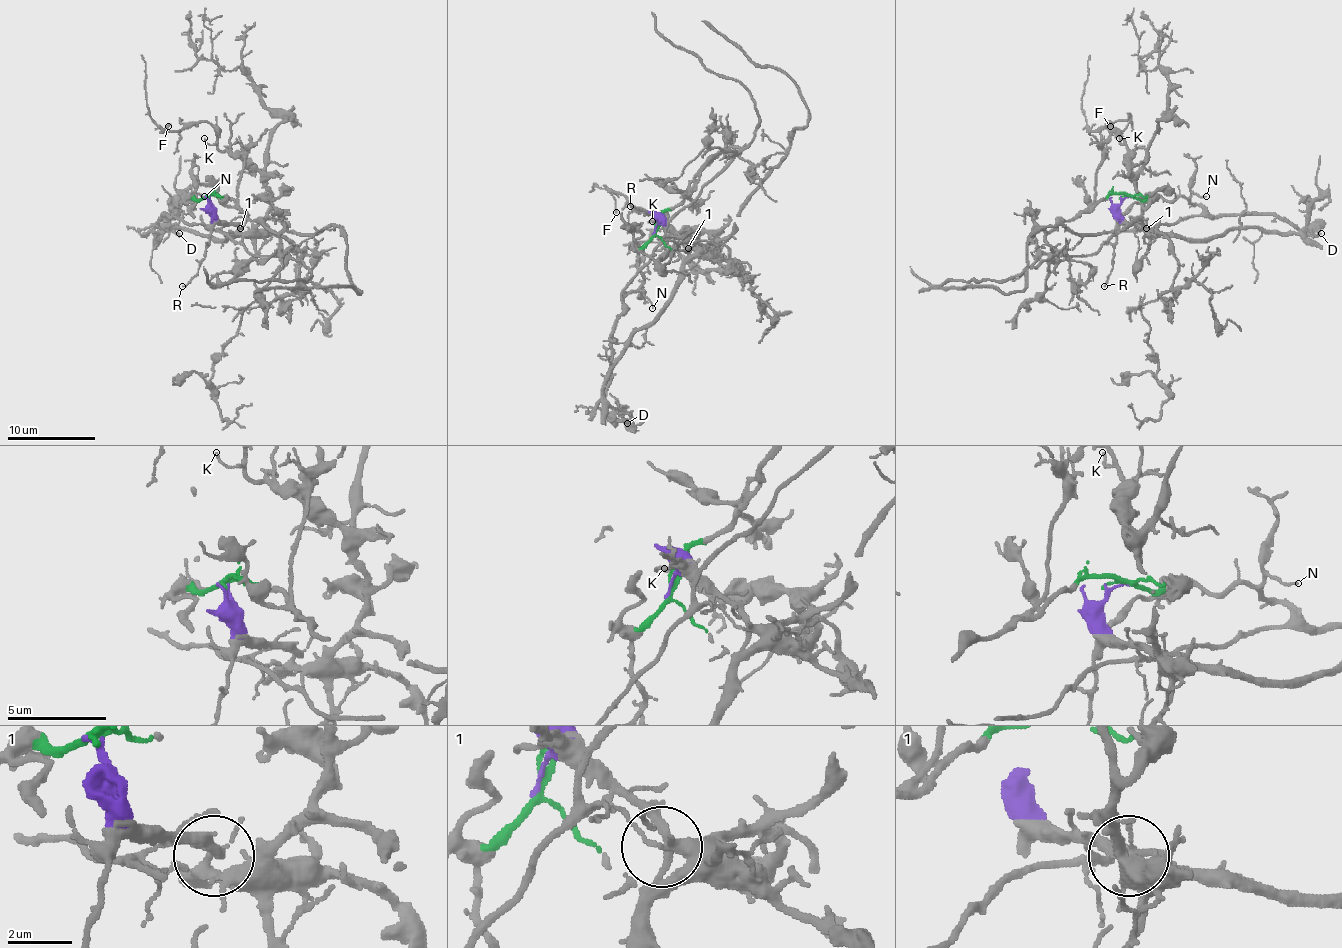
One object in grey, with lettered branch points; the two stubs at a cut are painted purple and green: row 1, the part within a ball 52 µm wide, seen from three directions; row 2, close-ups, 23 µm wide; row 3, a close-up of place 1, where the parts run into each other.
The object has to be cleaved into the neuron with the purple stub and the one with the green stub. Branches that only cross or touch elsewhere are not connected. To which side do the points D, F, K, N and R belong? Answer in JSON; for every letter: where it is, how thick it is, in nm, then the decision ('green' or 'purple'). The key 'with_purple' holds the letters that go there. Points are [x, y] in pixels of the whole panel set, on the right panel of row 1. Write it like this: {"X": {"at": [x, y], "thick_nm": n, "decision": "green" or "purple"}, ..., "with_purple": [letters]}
{"D": {"at": [1321, 233], "thick_nm": 220, "decision": "purple"}, "F": {"at": [1110, 126], "thick_nm": 110, "decision": "purple"}, "K": {"at": [1119, 138], "thick_nm": 100, "decision": "purple"}, "N": {"at": [1206, 196], "thick_nm": 100, "decision": "green"}, "R": {"at": [1104, 286], "thick_nm": 100, "decision": "purple"}, "with_purple": ["D", "F", "K", "R"]}

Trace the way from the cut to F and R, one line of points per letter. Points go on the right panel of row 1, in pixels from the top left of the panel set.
F: (1126, 198), (1120, 213), (1146, 231), (1137, 178), (1131, 171), (1131, 152), (1109, 121), (1091, 130), (1111, 125)
R: (1126, 198), (1120, 207), (1111, 272), (1104, 285)

